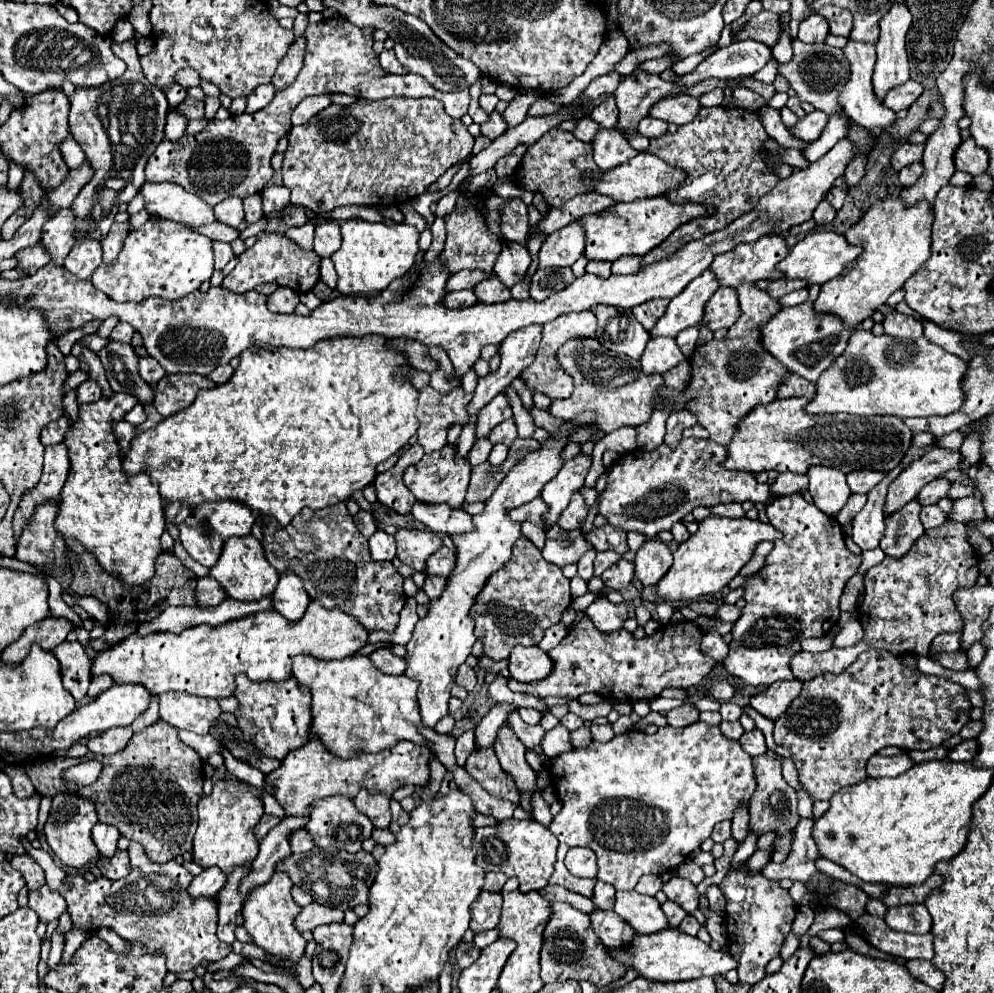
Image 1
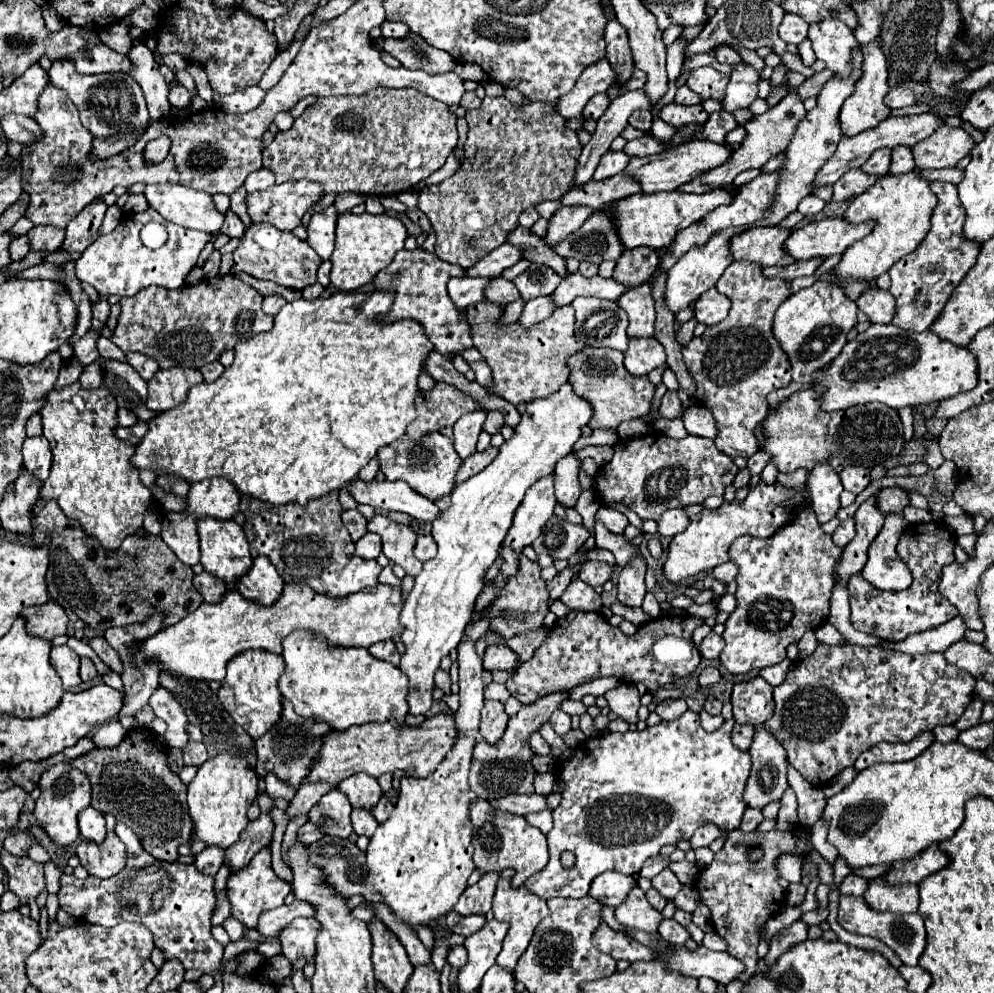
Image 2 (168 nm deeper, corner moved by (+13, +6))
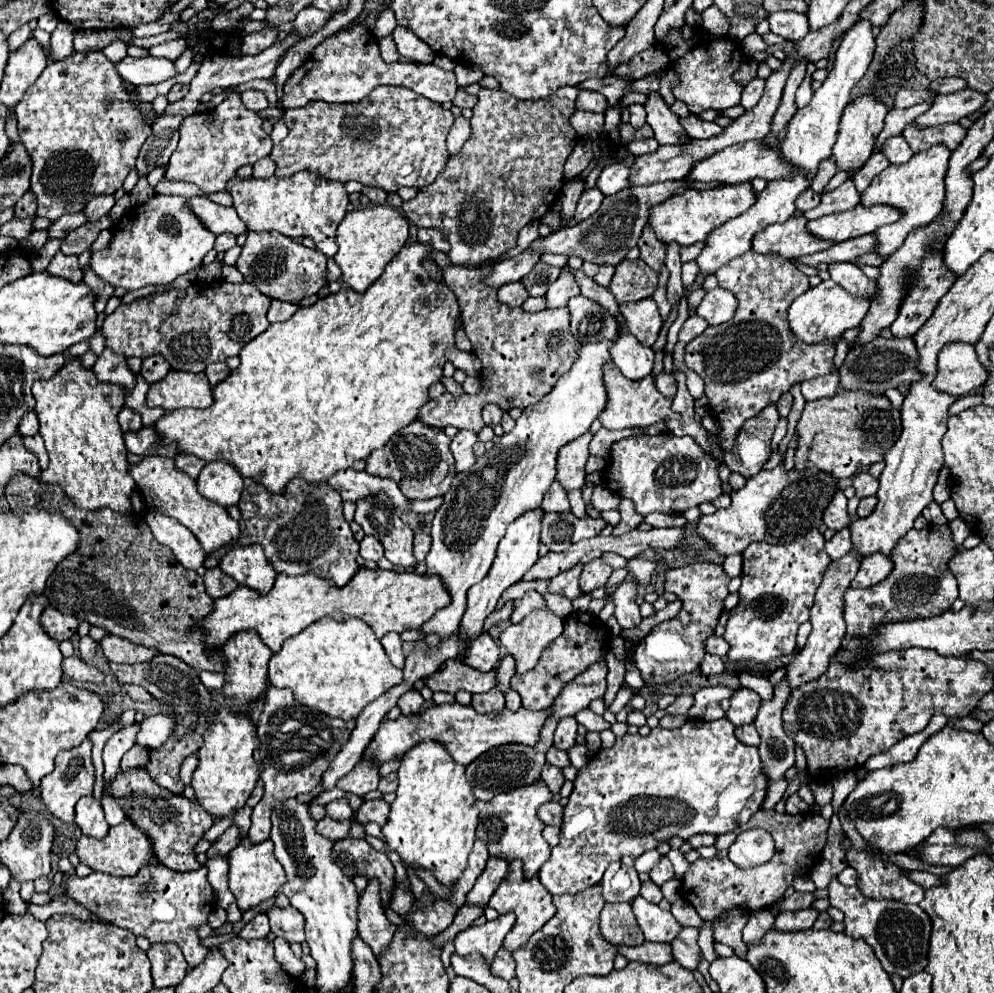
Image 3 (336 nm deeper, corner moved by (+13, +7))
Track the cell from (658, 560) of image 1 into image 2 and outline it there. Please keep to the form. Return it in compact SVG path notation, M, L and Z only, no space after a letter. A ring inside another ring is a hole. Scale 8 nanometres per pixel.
M636 557L630 565L626 565L618 577L618 601L626 607L640 607L646 595L644 585L646 575L646 561Z

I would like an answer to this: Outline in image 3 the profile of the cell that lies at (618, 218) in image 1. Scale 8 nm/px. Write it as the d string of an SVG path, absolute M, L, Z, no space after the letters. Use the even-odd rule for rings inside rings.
M750 182L734 184L734 186L722 186L722 188L710 188L710 190L688 190L682 196L672 196L656 206L650 208L648 226L656 232L656 238L662 244L680 244L688 246L694 242L702 242L708 232L718 228L720 224L740 216L756 202L756 194L750 186Z

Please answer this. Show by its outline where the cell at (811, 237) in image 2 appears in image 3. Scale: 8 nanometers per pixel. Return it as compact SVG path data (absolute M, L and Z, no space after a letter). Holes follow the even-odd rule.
M856 206L854 210L842 214L822 216L818 220L808 222L808 232L826 242L844 242L850 238L858 238L878 230L884 224L896 222L900 212L890 206Z

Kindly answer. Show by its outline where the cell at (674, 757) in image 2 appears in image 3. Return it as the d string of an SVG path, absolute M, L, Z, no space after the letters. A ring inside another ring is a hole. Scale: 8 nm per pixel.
M720 718L720 720L714 720L714 722L706 722L706 720L688 720L684 726L676 728L676 730L666 730L666 728L652 728L652 732L648 736L640 736L640 734L626 734L624 738L616 738L616 744L612 748L606 748L606 750L600 750L598 754L594 754L590 758L588 764L584 764L580 770L578 770L578 776L574 780L574 790L570 794L570 800L568 804L564 806L564 822L562 822L562 830L560 830L560 842L552 848L552 856L550 860L540 868L538 872L538 878L540 878L540 884L552 894L576 894L576 892L582 892L586 888L592 888L596 886L600 880L602 880L602 874L604 870L608 868L610 862L622 862L622 864L628 864L628 866L634 866L636 858L642 856L646 850L654 850L658 848L660 842L670 842L672 836L680 836L682 840L688 840L690 836L694 834L714 834L714 836L720 836L720 834L726 834L726 832L732 832L734 828L740 828L742 824L746 824L750 820L752 814L756 814L760 808L762 808L762 802L764 802L764 796L766 796L766 788L768 788L768 782L762 774L762 766L760 766L760 756L758 756L758 748L754 746L746 746L742 744L736 736L734 736L734 724L728 722L728 718Z

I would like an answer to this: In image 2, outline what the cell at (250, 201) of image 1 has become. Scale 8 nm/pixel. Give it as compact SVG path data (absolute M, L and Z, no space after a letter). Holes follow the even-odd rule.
M228 211L228 213L226 213L226 221L224 221L220 233L222 233L222 235L228 235L230 239L234 239L234 237L240 239L240 237L244 235L244 225L242 225L242 221L238 219L238 215L234 215L232 211Z

